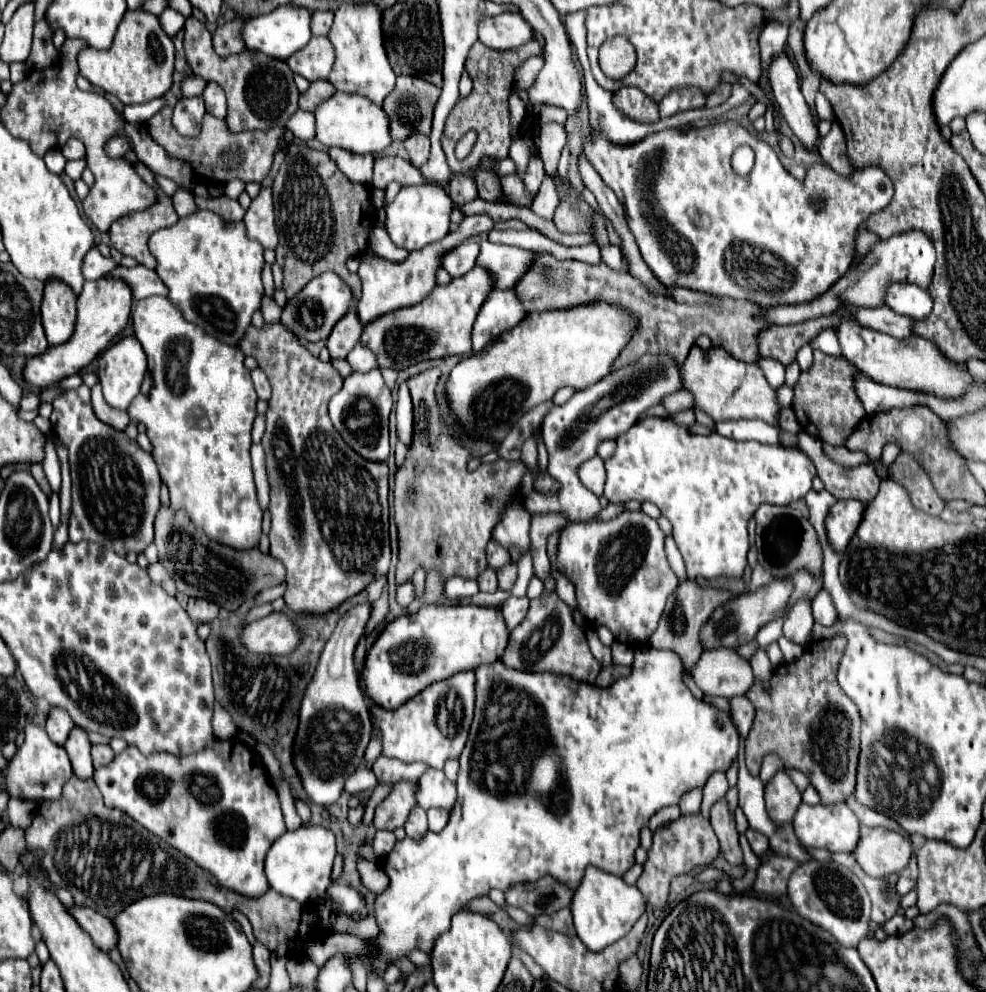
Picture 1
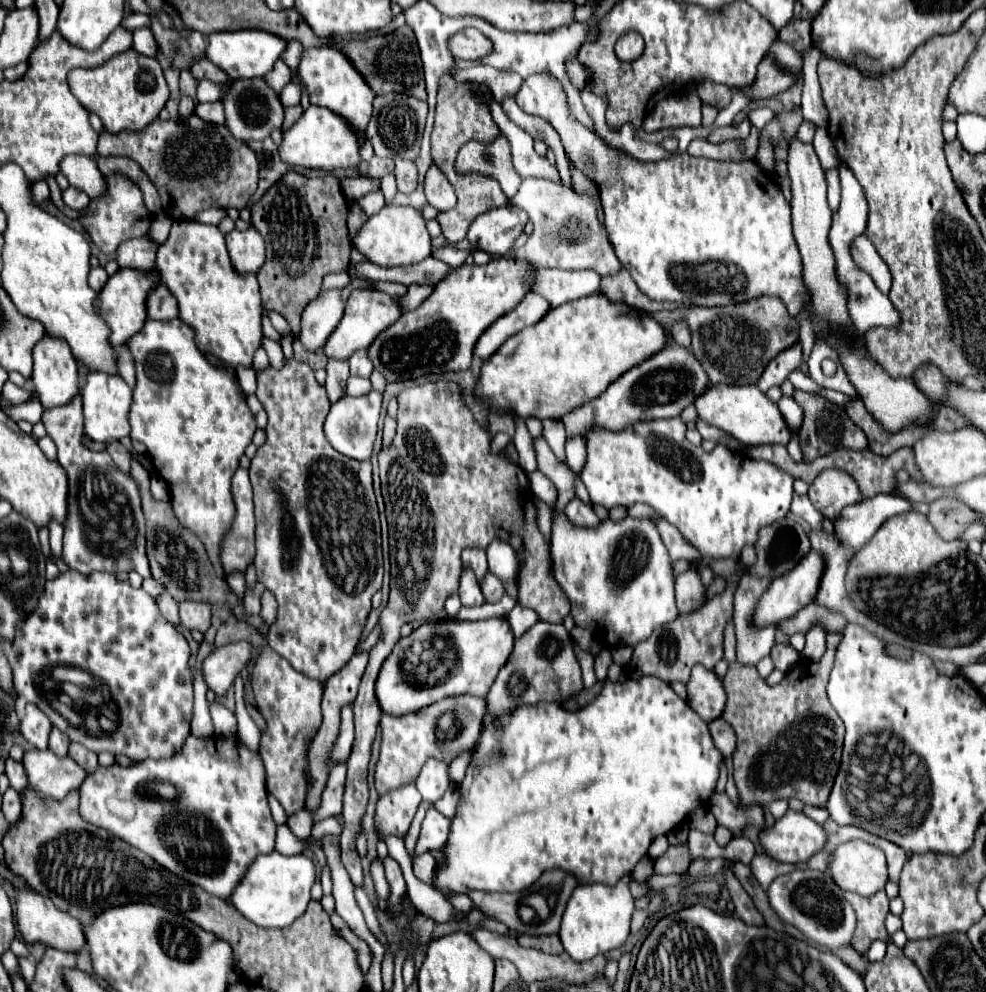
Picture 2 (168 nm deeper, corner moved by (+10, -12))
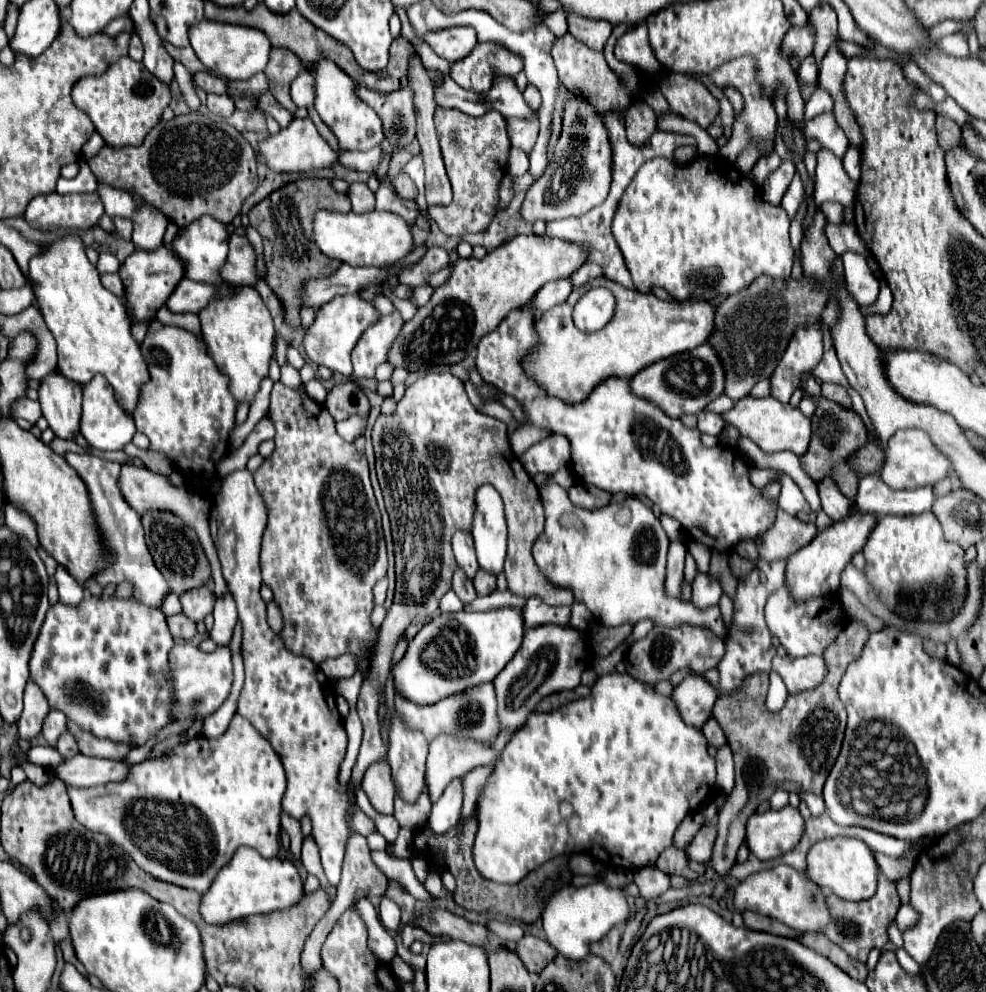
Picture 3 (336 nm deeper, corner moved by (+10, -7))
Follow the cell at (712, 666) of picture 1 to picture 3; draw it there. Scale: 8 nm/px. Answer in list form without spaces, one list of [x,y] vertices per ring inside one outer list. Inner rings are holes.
[[[698,673],[686,675],[684,681],[672,693],[672,699],[676,701],[680,713],[684,715],[684,721],[696,727],[702,727],[708,721],[716,697],[718,697],[716,689]]]

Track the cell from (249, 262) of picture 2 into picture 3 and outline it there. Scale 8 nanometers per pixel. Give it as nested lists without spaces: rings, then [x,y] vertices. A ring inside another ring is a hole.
[[[240,233],[230,235],[228,259],[220,275],[232,285],[256,285],[256,251],[254,245]]]

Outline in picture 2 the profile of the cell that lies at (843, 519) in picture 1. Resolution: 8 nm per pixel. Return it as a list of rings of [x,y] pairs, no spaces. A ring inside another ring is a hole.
[[[878,494],[862,498],[860,502],[846,506],[840,518],[836,518],[836,538],[840,544],[846,544],[856,552],[888,518],[910,510],[912,504],[902,496]]]

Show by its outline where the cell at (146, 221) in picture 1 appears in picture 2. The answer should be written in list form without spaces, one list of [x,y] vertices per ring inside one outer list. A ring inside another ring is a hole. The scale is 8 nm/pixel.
[[[146,236],[132,238],[116,250],[116,260],[124,268],[136,268],[136,270],[152,270],[156,260],[156,244],[152,244]]]

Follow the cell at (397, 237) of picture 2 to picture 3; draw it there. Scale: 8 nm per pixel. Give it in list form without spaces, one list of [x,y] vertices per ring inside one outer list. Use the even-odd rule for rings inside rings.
[[[318,211],[314,217],[314,241],[320,251],[332,259],[340,259],[350,265],[394,265],[414,251],[412,229],[404,217],[390,211],[370,213],[334,213]]]

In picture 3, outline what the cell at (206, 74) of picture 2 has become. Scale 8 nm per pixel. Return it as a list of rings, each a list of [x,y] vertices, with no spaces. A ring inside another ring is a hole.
[[[206,71],[196,73],[196,75],[194,75],[194,83],[196,83],[198,87],[202,87],[206,93],[218,93],[218,95],[224,95],[224,93],[226,93],[224,81],[222,81],[220,77],[214,77],[214,75],[206,73]]]

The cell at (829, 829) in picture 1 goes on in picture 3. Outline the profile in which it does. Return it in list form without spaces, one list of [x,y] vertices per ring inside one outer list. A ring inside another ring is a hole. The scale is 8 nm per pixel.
[[[792,805],[780,811],[754,813],[746,825],[746,845],[758,859],[778,859],[792,851],[804,835],[804,817]]]

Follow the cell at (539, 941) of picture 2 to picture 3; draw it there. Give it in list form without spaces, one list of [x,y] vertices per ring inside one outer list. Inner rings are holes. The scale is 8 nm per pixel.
[[[524,935],[516,943],[516,953],[530,973],[540,973],[540,969],[544,969],[544,965],[558,955],[558,951],[546,939],[534,935]]]

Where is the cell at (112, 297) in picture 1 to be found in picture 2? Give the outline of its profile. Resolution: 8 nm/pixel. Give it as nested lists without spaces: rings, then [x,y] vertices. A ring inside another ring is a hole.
[[[120,268],[114,276],[110,276],[106,286],[100,290],[96,302],[98,302],[100,316],[106,320],[106,324],[112,330],[112,344],[114,346],[126,344],[128,338],[132,338],[138,330],[142,330],[144,322],[148,320],[146,300],[148,300],[148,294],[152,292],[152,286],[156,286],[156,284],[160,284],[160,278],[158,278],[156,270],[146,272],[146,270]]]

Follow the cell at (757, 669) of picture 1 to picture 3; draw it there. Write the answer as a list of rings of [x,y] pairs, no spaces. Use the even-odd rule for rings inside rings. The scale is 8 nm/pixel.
[[[722,593],[718,607],[722,611],[722,621],[724,621],[726,629],[730,629],[732,627],[732,621],[734,621],[734,601],[726,593]]]

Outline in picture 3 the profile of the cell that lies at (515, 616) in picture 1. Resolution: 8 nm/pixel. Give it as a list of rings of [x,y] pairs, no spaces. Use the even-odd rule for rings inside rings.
[[[530,597],[522,609],[524,627],[536,627],[544,623],[556,623],[556,625],[568,625],[570,621],[570,607],[550,607],[540,597]]]

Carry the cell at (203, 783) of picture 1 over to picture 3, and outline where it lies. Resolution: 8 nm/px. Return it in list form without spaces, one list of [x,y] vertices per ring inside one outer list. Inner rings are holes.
[[[238,713],[232,717],[230,727],[226,729],[224,735],[216,737],[216,739],[208,739],[204,735],[198,735],[190,741],[186,741],[184,745],[178,745],[176,749],[172,749],[172,753],[158,757],[154,761],[144,761],[134,765],[128,771],[128,777],[122,781],[112,781],[112,783],[104,783],[104,785],[96,785],[96,787],[88,787],[88,789],[68,789],[70,801],[72,801],[72,809],[76,819],[86,827],[92,829],[94,833],[104,833],[110,841],[116,841],[116,845],[120,845],[126,853],[132,853],[132,859],[142,867],[148,869],[148,873],[152,873],[152,877],[160,877],[162,881],[172,881],[176,885],[184,885],[188,889],[196,889],[198,893],[206,893],[208,887],[212,885],[214,877],[218,875],[218,871],[228,865],[228,861],[232,859],[232,855],[236,853],[238,847],[248,845],[252,849],[256,849],[262,857],[276,857],[278,855],[278,829],[280,829],[280,801],[286,789],[286,777],[284,777],[284,769],[280,765],[280,757],[276,757],[276,751],[272,749],[272,745],[268,745],[268,741],[264,737],[260,737],[260,733],[256,733],[256,729],[252,729],[252,725],[248,723],[248,719],[240,717]]]

